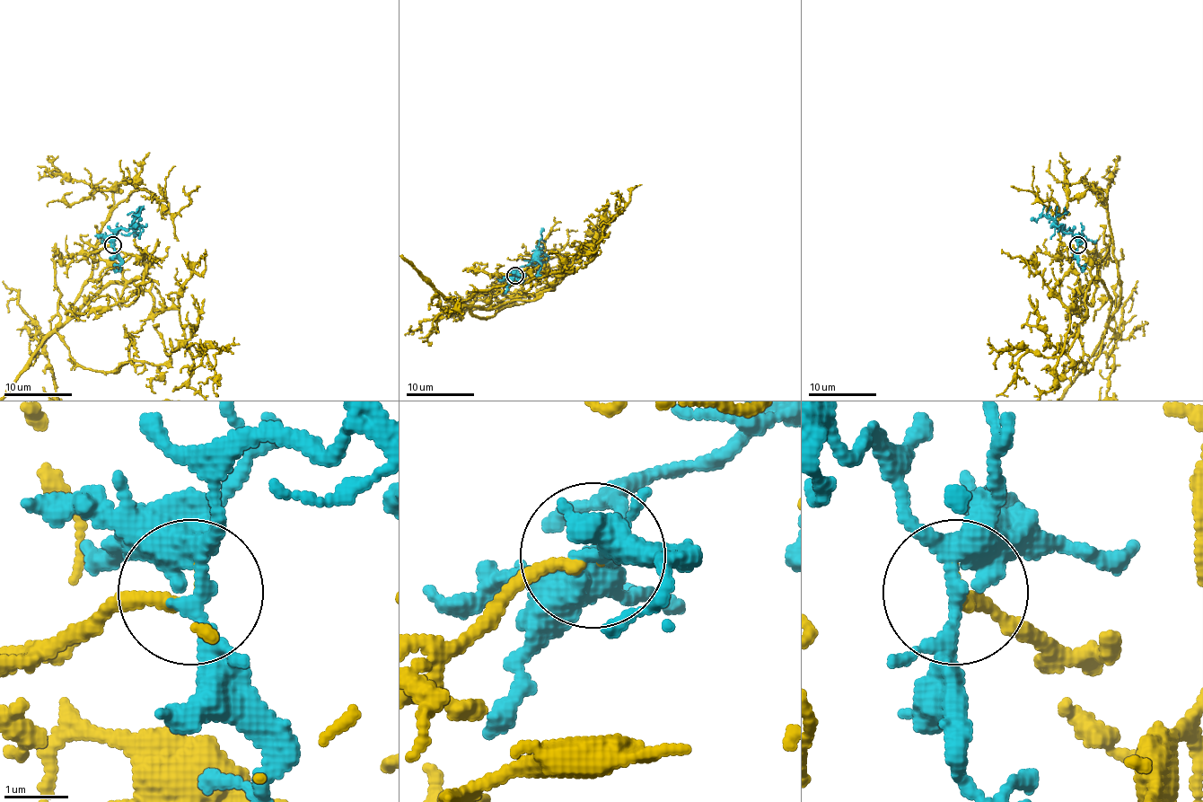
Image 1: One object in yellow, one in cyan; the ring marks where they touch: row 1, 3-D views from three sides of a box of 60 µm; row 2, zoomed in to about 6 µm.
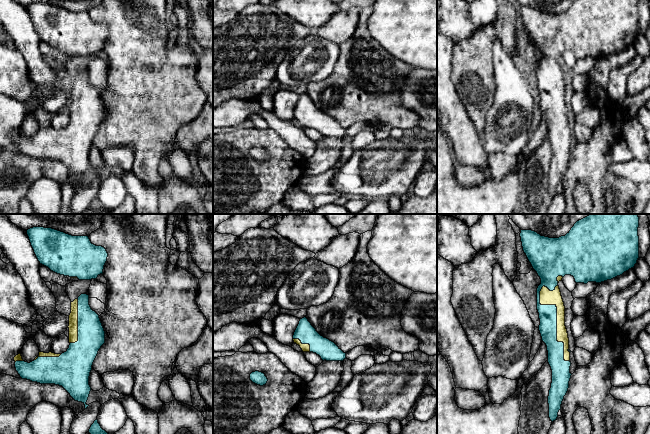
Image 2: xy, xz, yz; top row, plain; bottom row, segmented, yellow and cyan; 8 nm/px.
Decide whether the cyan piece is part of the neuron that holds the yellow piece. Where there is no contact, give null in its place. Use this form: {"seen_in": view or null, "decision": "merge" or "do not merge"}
{"seen_in": "yz", "decision": "merge"}

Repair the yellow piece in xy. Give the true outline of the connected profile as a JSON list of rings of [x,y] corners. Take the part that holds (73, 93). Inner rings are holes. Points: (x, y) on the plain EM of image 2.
[[[81,70],[71,78],[68,104],[70,121],[66,128],[39,128],[30,139],[25,138],[19,129],[14,133],[15,144],[22,155],[62,162],[87,185],[90,148],[99,125],[105,119],[105,107],[99,91],[89,81],[89,71]]]

